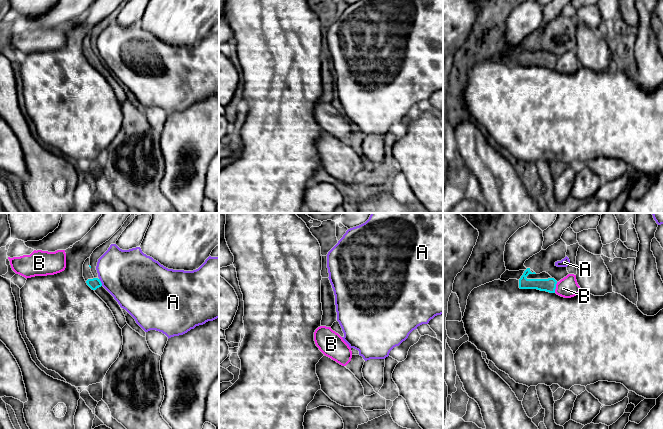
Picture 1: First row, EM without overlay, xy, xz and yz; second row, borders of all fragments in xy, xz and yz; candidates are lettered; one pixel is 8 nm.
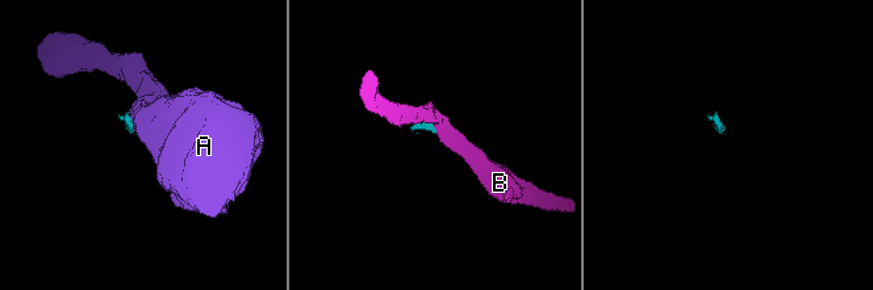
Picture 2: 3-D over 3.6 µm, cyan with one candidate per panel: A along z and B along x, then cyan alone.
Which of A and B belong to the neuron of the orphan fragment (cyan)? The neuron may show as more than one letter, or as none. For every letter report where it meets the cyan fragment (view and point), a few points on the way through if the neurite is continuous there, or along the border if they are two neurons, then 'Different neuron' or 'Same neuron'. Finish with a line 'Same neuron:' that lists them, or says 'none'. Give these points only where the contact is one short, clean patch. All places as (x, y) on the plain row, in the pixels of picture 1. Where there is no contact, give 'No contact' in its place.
A: Touches cyan at xy (100, 58). Boundary: xy (99, 54), (102, 61). Different neuron
B: Touches cyan at yz (555, 63). Boundary: yz (557, 58), (554, 68). Different neuron
Same neuron: none

